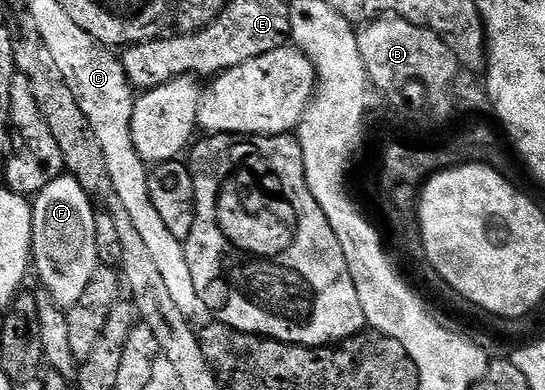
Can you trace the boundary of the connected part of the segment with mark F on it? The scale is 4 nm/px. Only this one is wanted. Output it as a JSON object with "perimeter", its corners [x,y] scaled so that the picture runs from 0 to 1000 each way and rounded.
{"perimeter":[[[127,446],[106,451],[62,505],[57,528],[57,662],[84,756],[103,790],[127,792],[149,764],[171,692],[183,687],[178,610],[171,600],[176,526],[160,490]]]}

